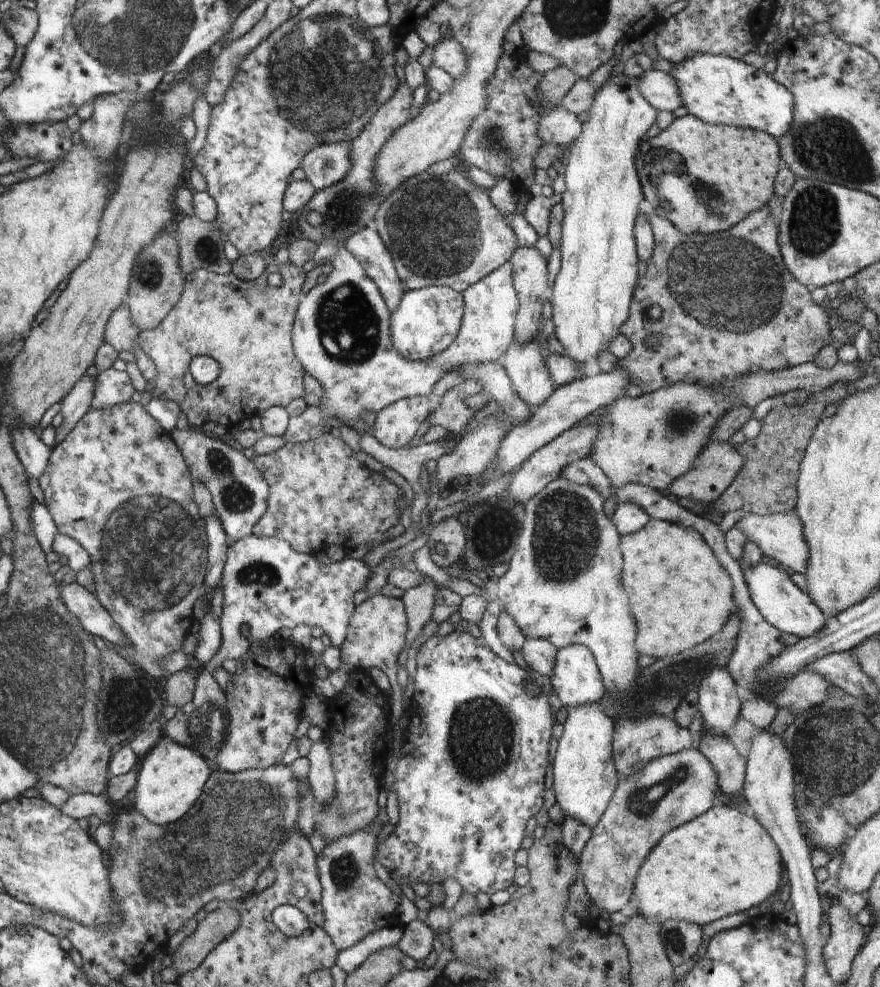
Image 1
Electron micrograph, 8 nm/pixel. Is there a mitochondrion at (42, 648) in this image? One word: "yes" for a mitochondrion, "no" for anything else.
yes

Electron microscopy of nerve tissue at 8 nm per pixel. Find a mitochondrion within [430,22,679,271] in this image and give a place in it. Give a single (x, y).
(492, 142)

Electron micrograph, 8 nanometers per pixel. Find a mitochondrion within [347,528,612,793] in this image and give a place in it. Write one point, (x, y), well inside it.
(481, 742)

